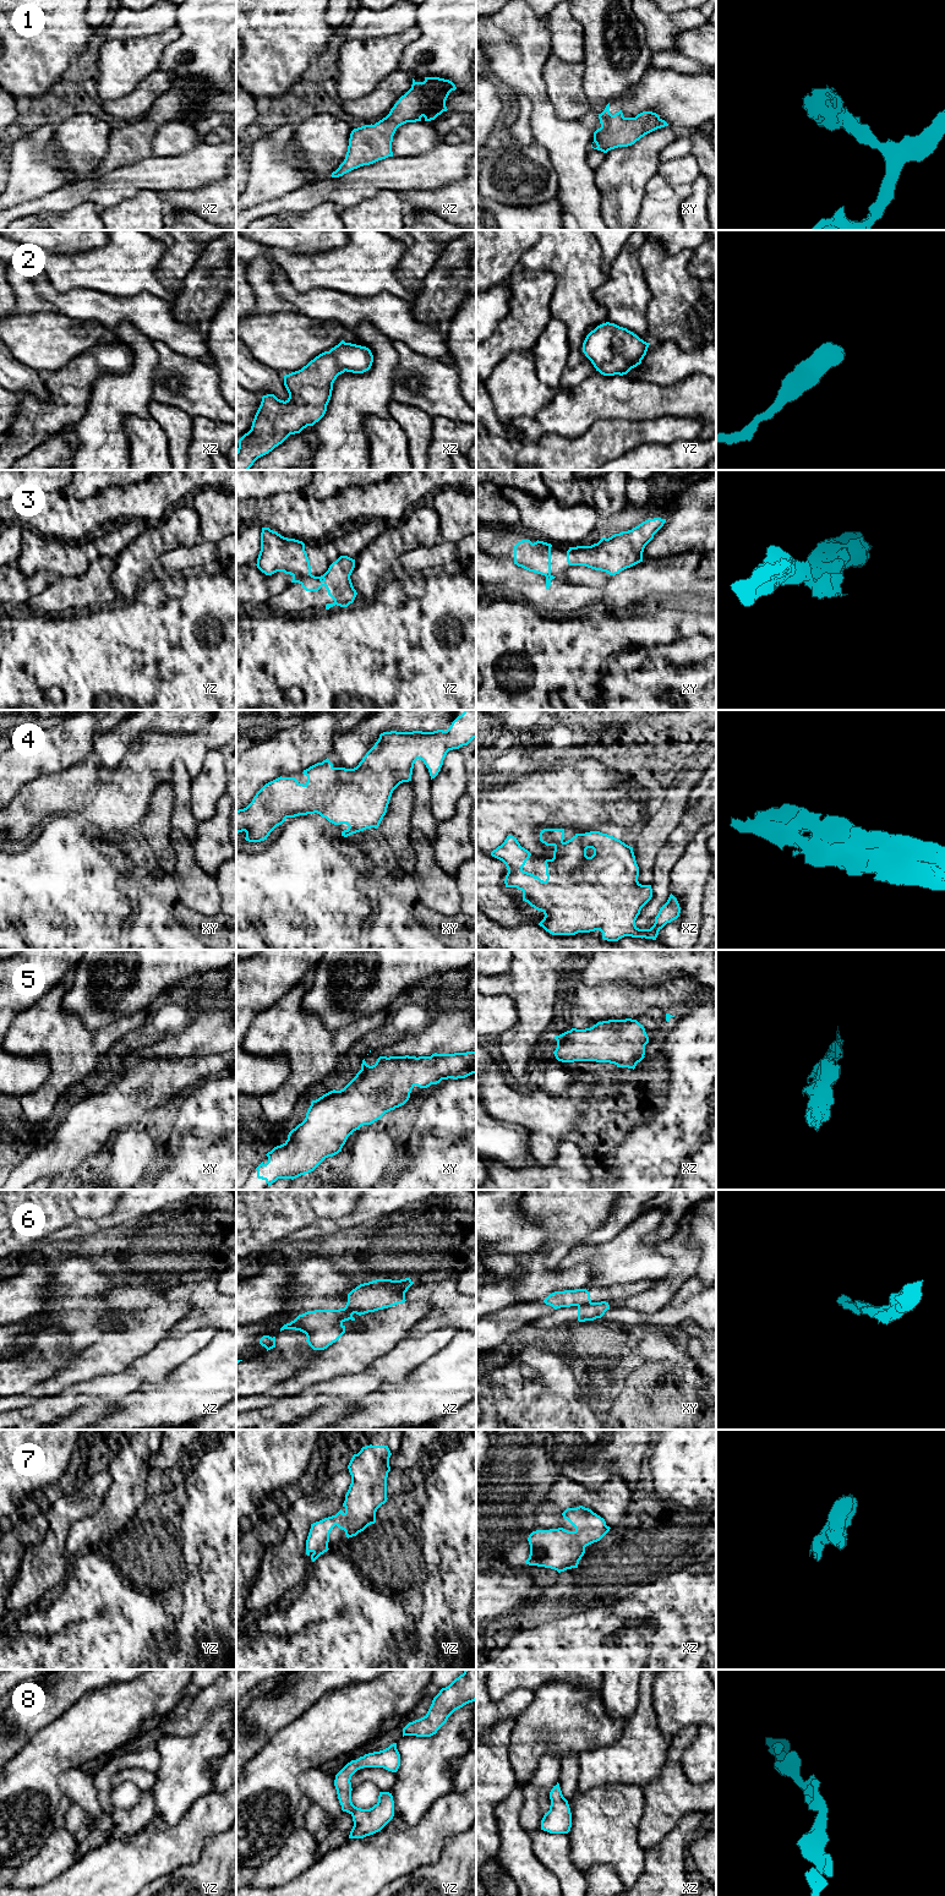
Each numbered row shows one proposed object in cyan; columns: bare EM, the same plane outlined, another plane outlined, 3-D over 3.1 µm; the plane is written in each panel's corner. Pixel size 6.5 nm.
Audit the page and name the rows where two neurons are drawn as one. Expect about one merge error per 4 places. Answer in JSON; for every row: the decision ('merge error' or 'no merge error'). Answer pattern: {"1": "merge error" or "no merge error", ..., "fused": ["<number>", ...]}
{"1": "no merge error", "2": "no merge error", "3": "merge error", "4": "no merge error", "5": "no merge error", "6": "merge error", "7": "no merge error", "8": "no merge error", "fused": ["3", "6"]}

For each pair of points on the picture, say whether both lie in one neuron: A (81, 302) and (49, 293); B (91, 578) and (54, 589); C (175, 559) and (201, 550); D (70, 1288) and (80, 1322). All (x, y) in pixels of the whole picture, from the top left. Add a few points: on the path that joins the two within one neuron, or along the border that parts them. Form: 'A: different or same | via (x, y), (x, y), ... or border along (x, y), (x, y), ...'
A: same | via (74, 302), (66, 302), (56, 298)
B: same | via (82, 586), (80, 589), (63, 589)
C: same | via (181, 557), (195, 556)
D: same | via (78, 1296), (80, 1313)

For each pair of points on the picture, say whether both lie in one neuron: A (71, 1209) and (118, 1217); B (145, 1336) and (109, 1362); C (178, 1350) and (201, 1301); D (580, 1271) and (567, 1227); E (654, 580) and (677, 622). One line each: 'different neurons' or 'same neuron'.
A: different neurons
B: same neuron
C: different neurons
D: different neurons
E: different neurons

